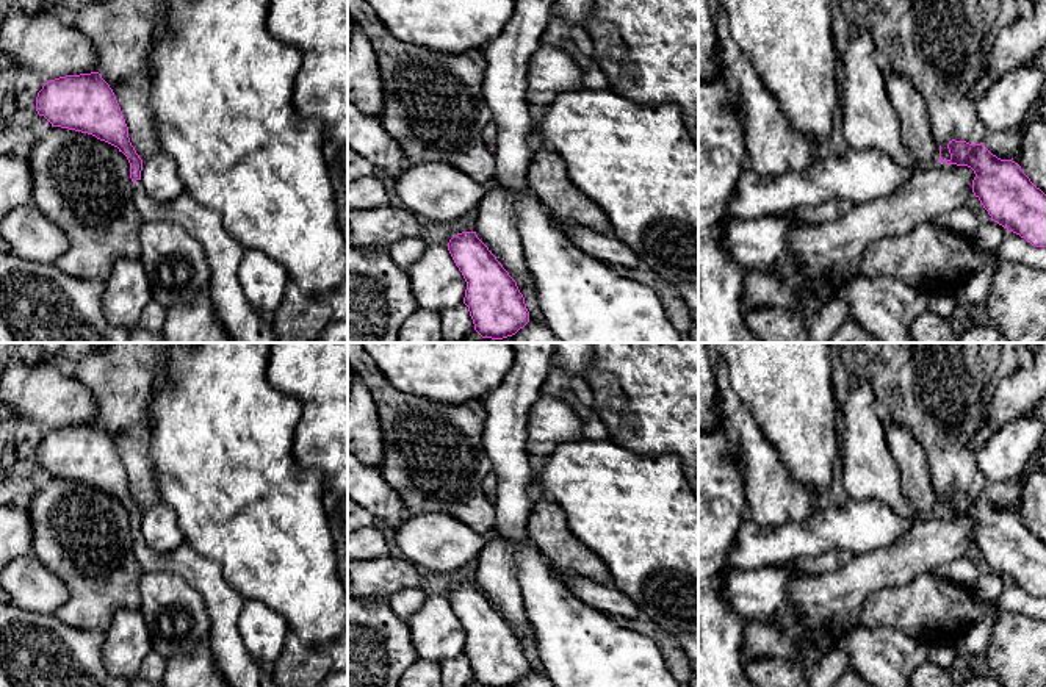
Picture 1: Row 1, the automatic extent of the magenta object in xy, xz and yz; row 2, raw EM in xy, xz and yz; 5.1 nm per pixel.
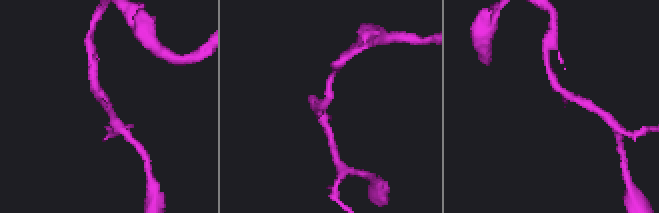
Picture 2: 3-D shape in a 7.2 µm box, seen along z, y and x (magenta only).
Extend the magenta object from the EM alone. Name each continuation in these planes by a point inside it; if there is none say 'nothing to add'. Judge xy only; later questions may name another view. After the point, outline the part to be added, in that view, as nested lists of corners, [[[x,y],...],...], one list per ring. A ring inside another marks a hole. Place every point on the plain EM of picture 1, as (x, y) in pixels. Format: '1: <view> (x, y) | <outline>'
1: xy (238, 669) | [[[141,531],[135,532],[133,552],[147,571],[171,571],[193,585],[207,604],[210,648],[229,687],[276,687],[272,668],[255,664],[238,629],[244,598],[224,579],[222,568],[183,543],[168,552],[150,549]]]

